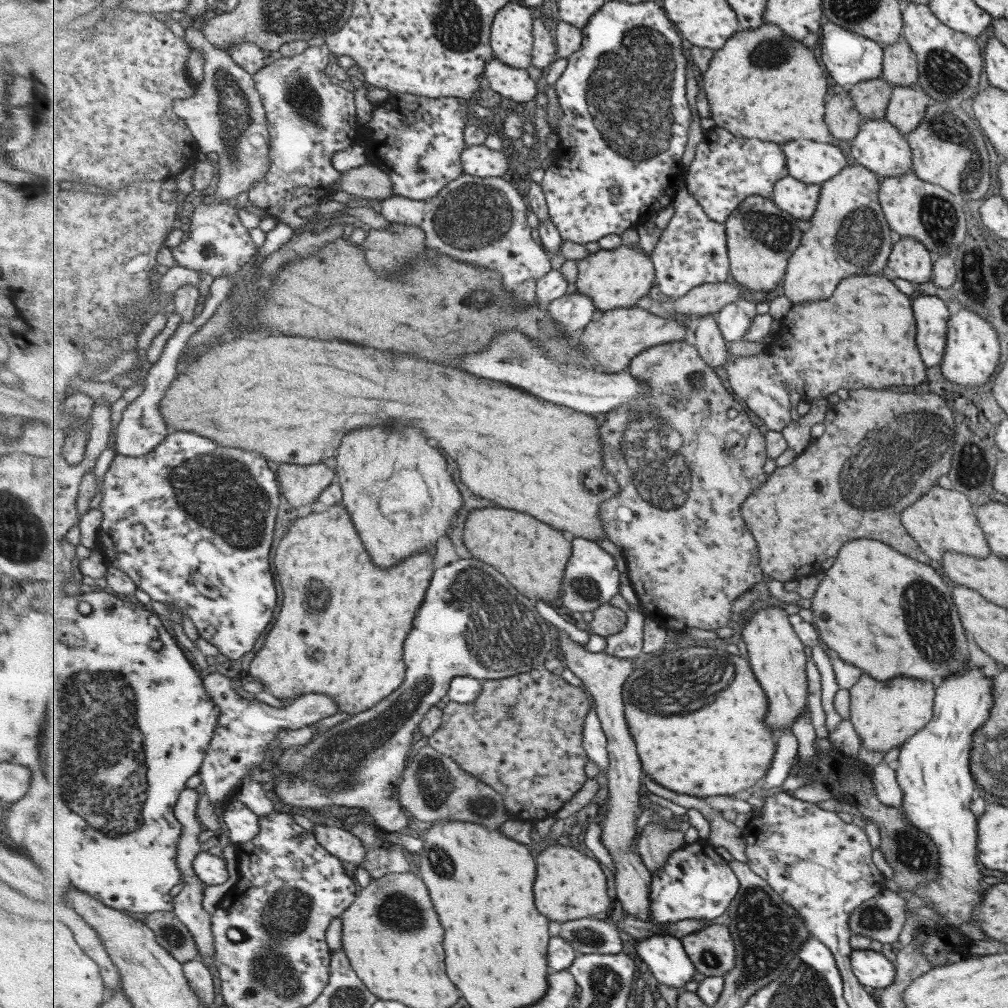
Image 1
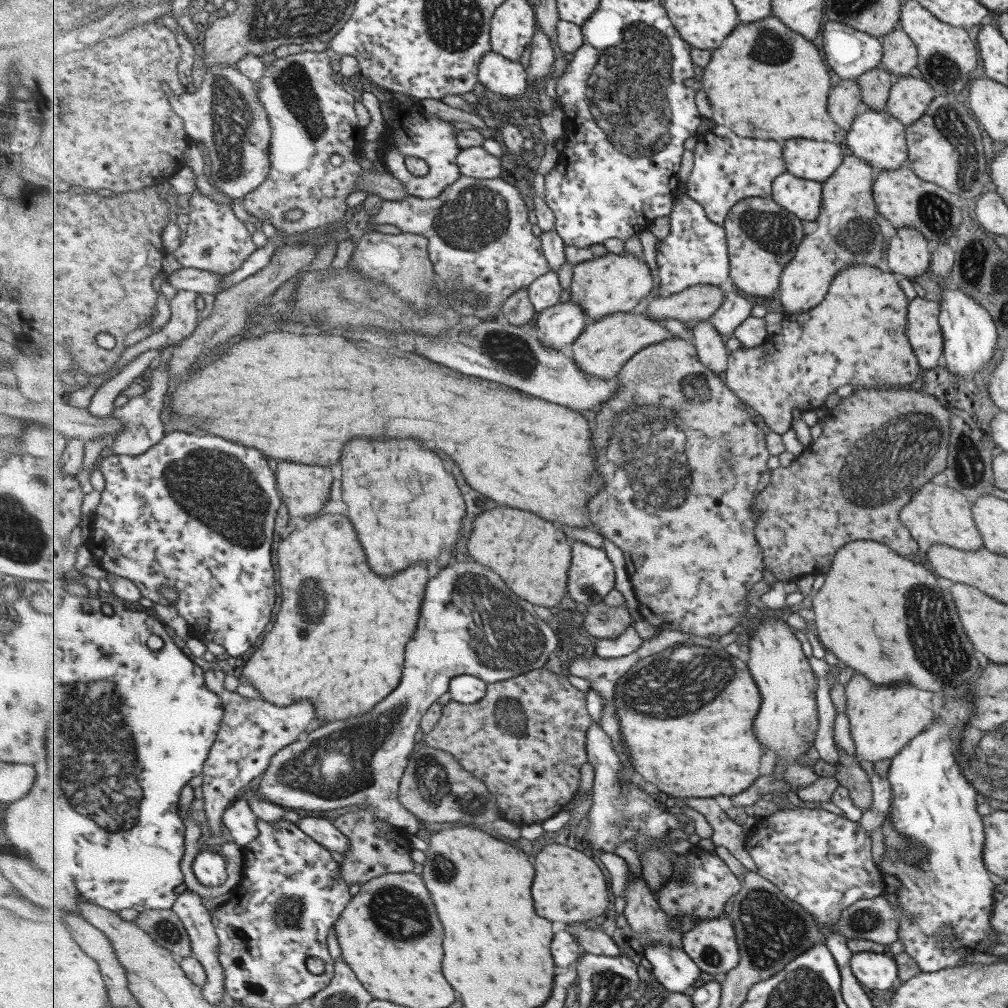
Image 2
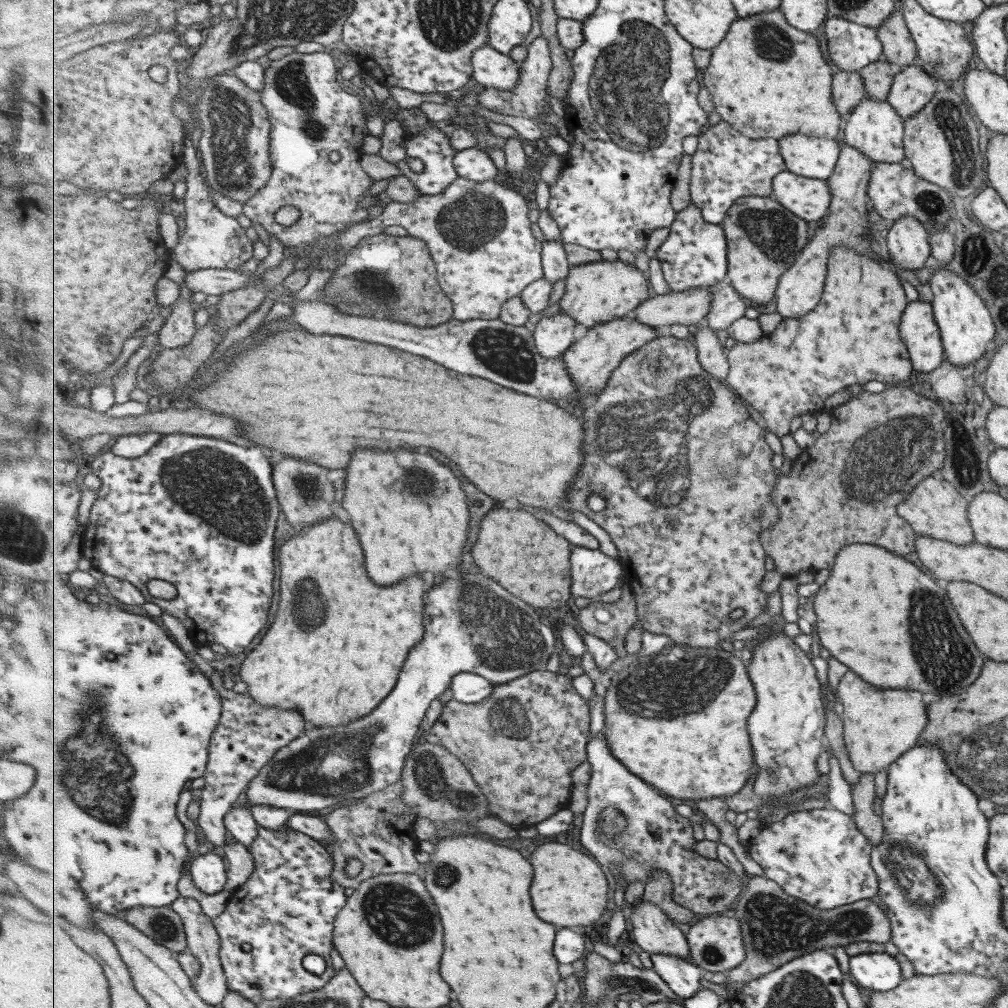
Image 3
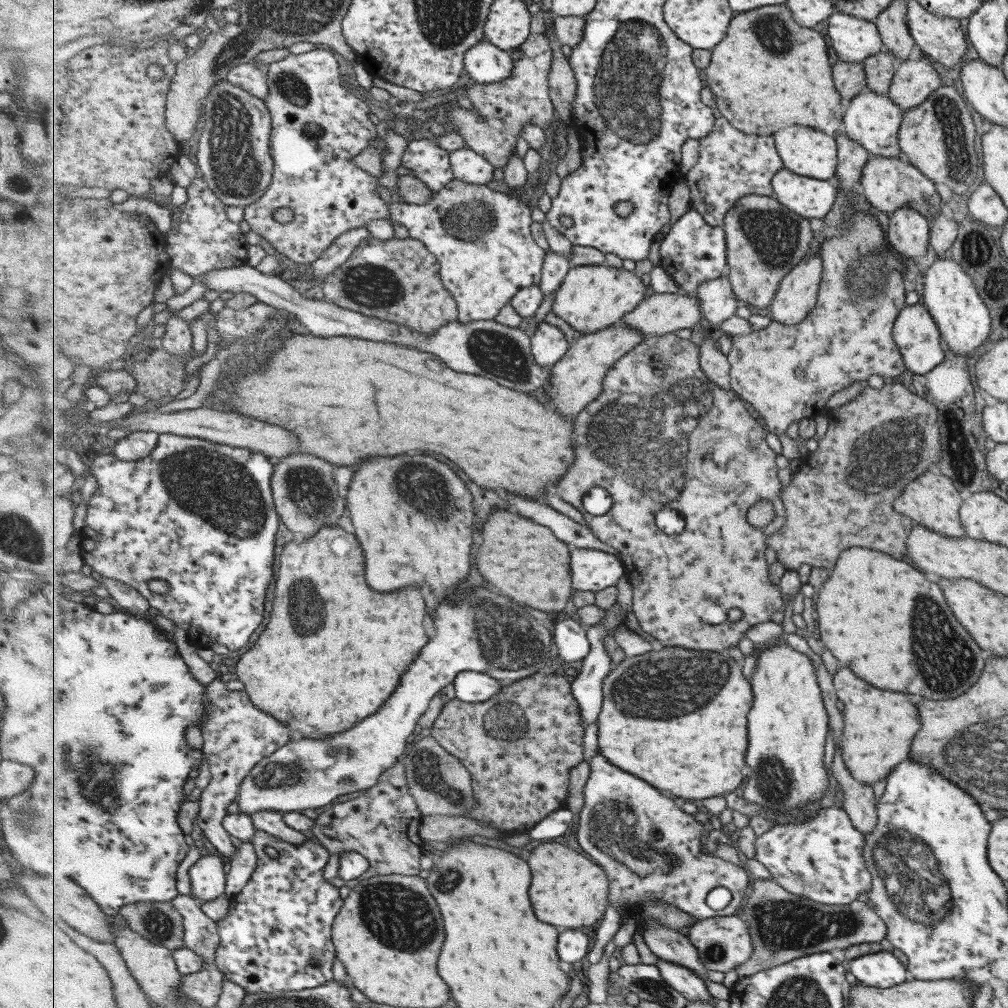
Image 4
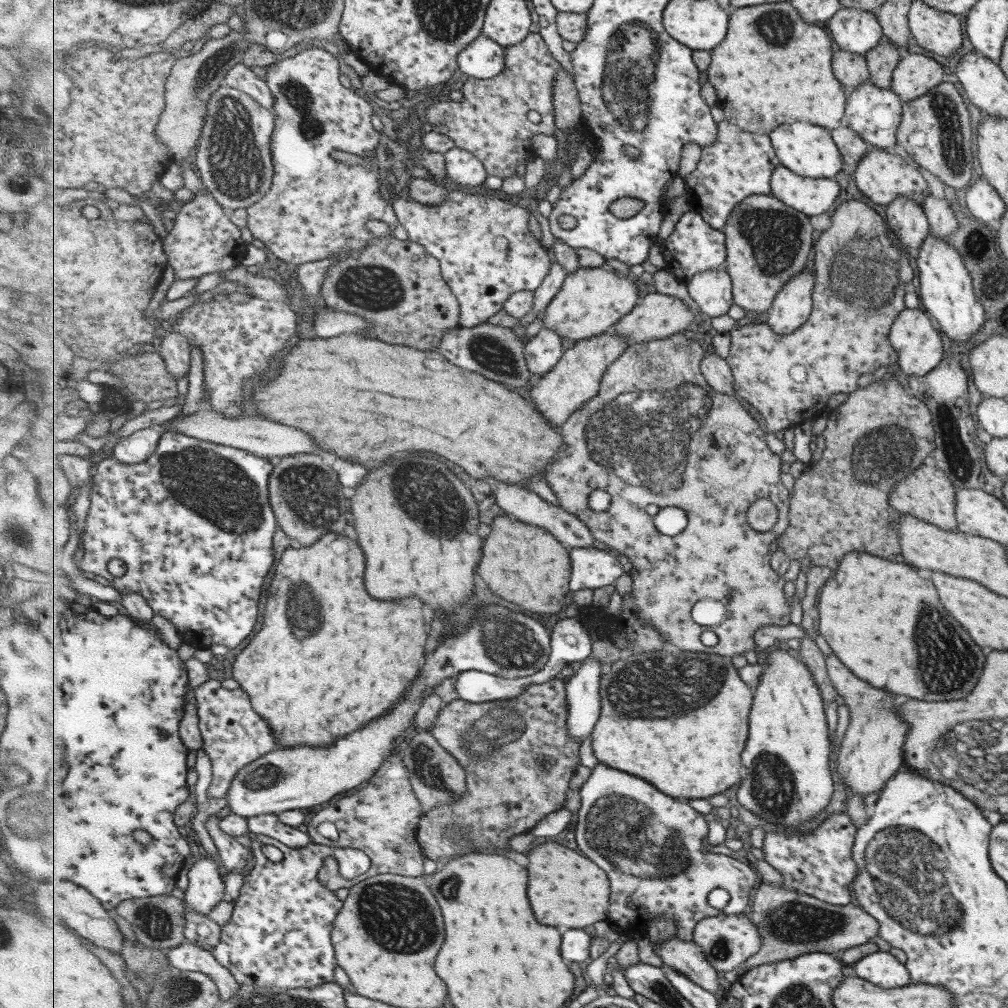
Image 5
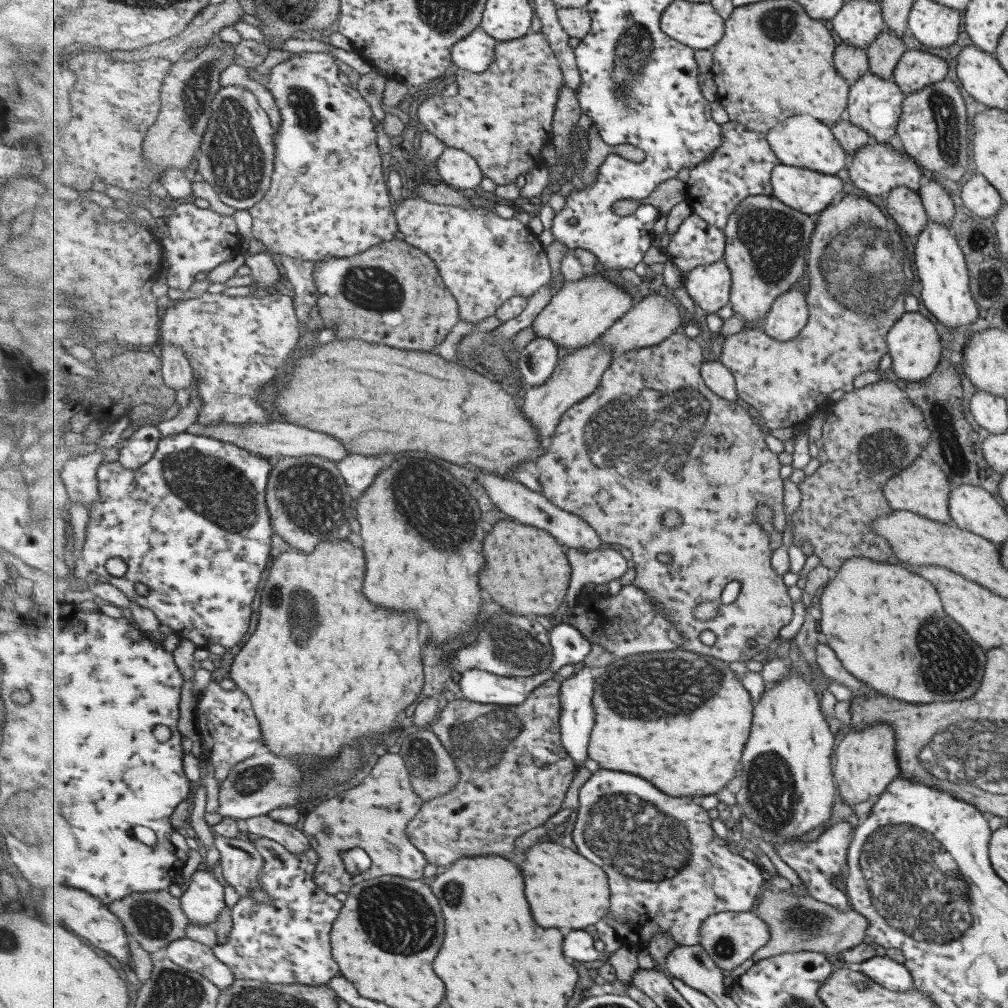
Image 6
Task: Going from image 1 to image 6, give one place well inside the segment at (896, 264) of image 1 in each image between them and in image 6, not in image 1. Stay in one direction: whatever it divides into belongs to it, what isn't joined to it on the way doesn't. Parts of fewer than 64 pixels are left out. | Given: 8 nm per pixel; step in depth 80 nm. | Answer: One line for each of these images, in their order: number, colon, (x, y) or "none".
2: (907, 253)
3: (907, 244)
4: (907, 233)
5: (905, 219)
6: (903, 205)

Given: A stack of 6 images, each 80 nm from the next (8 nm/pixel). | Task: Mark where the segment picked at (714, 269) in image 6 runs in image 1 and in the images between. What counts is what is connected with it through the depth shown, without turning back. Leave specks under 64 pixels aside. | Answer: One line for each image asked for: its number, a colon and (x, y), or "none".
1: (735, 321)
2: (736, 310)
3: (728, 306)
4: (719, 302)
5: (713, 291)

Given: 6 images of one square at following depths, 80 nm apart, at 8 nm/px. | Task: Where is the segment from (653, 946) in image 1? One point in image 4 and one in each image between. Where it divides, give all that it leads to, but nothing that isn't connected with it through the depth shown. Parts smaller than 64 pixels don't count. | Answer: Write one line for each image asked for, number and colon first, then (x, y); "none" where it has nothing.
2: (672, 967)
3: (683, 976)
4: (688, 982)

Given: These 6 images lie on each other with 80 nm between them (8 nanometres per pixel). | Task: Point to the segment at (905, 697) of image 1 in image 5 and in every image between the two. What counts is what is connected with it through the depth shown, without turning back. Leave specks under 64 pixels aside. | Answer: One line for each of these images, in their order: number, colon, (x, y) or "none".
2: (882, 718)
3: (878, 725)
4: (878, 725)
5: (870, 752)

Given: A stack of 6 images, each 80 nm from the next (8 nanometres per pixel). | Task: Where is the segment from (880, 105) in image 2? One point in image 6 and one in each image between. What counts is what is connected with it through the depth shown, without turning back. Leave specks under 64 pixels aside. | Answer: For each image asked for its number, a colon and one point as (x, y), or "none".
3: (877, 77)
4: (879, 68)
5: (881, 60)
6: (883, 54)

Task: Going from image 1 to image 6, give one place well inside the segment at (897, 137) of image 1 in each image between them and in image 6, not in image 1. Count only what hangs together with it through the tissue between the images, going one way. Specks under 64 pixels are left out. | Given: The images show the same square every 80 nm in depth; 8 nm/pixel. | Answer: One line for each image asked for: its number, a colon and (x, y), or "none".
2: (876, 137)
3: (874, 128)
4: (871, 120)
5: (874, 112)
6: (873, 104)

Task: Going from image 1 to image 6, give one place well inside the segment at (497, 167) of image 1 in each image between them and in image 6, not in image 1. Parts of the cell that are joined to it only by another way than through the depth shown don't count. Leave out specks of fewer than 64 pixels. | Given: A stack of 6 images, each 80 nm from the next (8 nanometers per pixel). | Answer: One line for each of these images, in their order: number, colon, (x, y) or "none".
2: (476, 162)
3: (473, 164)
4: (468, 166)
5: (463, 167)
6: (457, 168)

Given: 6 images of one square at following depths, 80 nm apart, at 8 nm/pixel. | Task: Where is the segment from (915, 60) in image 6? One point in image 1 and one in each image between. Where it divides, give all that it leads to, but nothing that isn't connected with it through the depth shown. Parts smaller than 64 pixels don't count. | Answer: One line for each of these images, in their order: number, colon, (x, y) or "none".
1: (907, 104)
2: (908, 97)
3: (911, 89)
4: (913, 80)
5: (914, 74)

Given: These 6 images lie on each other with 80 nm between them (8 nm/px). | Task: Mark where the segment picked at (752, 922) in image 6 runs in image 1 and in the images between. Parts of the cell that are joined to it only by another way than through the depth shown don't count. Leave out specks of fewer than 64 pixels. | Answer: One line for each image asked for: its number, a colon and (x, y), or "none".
1: (712, 949)
2: (713, 944)
3: (717, 944)
4: (724, 943)
5: (730, 940)

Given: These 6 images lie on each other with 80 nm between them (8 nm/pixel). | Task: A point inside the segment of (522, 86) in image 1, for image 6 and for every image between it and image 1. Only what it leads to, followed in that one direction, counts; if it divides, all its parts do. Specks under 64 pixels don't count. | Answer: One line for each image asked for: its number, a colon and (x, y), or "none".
2: (502, 75)
3: (492, 68)
4: (486, 63)
5: (484, 58)
6: (477, 52)

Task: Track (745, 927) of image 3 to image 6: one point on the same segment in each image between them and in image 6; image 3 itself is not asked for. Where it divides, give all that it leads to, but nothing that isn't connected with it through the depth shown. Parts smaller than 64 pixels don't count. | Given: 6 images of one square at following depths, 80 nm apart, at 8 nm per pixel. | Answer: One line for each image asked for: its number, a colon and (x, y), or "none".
4: (784, 926)
5: (792, 924)
6: (797, 923)

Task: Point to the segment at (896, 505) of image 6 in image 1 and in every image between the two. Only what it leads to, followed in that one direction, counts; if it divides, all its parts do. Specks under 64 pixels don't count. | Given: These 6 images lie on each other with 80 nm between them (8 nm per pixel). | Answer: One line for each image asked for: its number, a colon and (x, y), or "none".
1: (940, 520)
2: (936, 514)
3: (933, 508)
4: (930, 500)
5: (927, 494)

